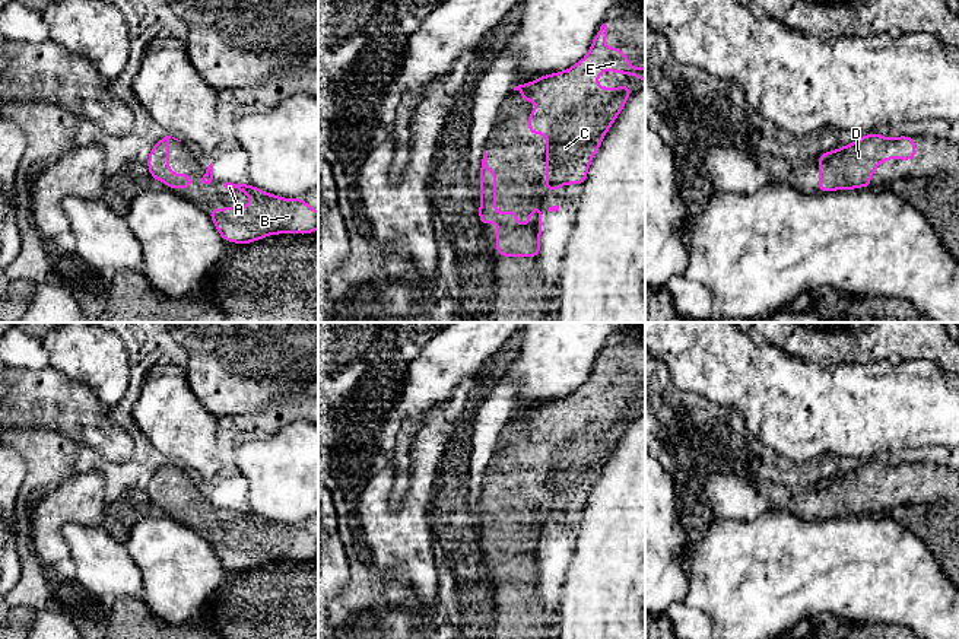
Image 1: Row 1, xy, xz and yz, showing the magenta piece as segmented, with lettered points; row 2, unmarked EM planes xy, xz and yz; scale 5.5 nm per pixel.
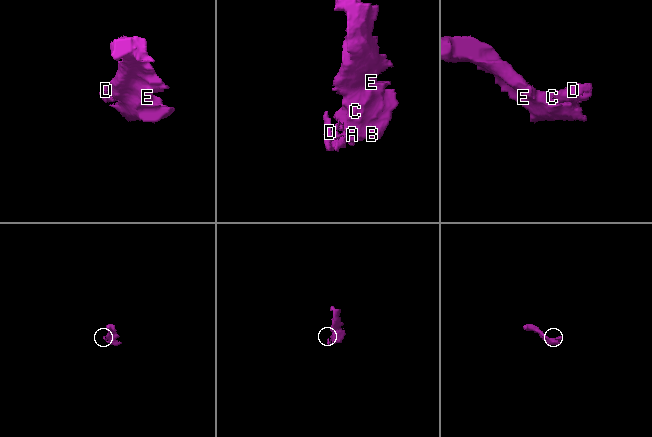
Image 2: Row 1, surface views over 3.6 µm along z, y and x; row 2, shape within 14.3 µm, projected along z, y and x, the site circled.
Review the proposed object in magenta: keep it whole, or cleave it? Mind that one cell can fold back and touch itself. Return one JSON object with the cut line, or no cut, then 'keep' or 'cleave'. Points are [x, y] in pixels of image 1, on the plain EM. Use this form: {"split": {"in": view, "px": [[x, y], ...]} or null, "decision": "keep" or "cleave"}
{"split": null, "decision": "keep"}

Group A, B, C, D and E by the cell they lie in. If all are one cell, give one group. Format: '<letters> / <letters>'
A B C D E

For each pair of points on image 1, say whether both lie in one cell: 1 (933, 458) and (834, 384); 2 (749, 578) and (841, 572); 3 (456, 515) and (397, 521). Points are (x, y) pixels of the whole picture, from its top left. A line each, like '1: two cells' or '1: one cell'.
1: two cells
2: one cell
3: two cells

